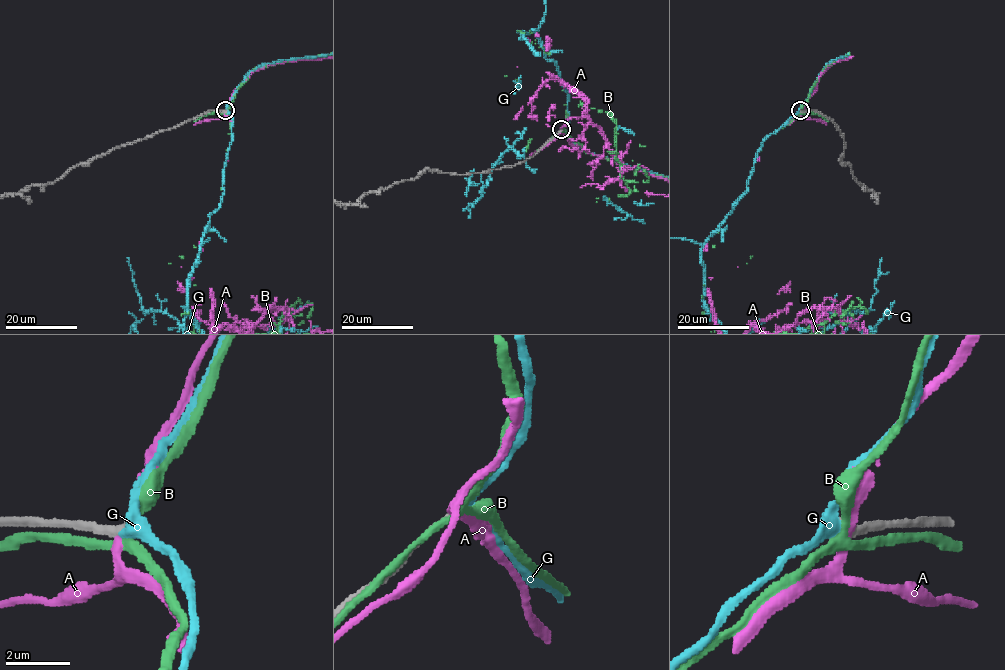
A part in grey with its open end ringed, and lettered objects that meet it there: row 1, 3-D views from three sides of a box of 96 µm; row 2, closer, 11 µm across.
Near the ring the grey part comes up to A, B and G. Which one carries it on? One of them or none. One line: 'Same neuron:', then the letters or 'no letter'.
Same neuron: G

